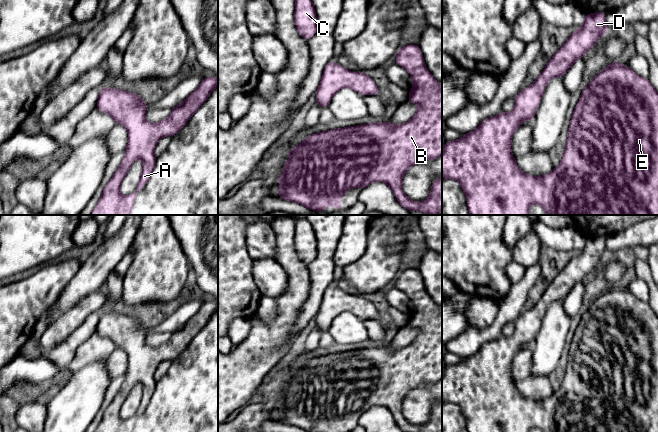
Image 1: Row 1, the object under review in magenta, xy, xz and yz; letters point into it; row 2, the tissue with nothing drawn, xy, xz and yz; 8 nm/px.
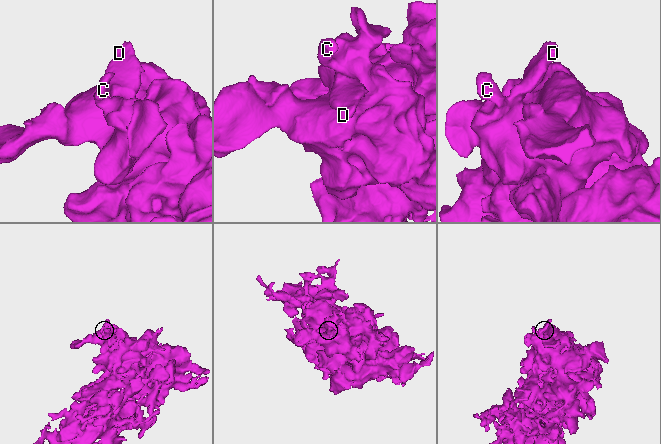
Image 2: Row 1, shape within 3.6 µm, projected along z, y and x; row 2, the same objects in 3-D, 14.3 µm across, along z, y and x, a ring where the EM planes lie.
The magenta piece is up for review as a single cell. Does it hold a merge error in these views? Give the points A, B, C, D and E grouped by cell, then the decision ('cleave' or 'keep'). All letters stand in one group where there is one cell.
A B C D E; keep

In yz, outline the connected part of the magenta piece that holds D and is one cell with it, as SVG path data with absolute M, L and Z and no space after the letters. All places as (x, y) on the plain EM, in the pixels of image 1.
M605 236L585 238L583 249L571 258L563 270L545 289L544 294L536 302L534 307L526 313L521 314L514 321L515 329L511 336L506 337L502 335L496 340L484 343L474 355L462 358L461 363L446 365L444 375L442 376L442 402L457 404L460 407L461 412L467 421L468 432L530 432L532 428L539 428L542 432L658 432L658 316L648 303L639 300L628 290L620 289L619 286L611 286L607 292L600 295L590 308L583 313L579 325L573 335L568 352L565 375L563 376L561 387L557 392L553 392L550 397L538 401L526 398L517 390L516 383L511 376L511 367L514 356L521 350L522 345L532 345L534 343L535 336L539 331L542 319L549 305L555 301L565 300L570 291L595 269L598 262L607 258L608 254L605 240Z

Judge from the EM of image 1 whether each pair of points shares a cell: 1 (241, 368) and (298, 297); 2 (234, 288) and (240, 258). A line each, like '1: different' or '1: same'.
1: same
2: same

